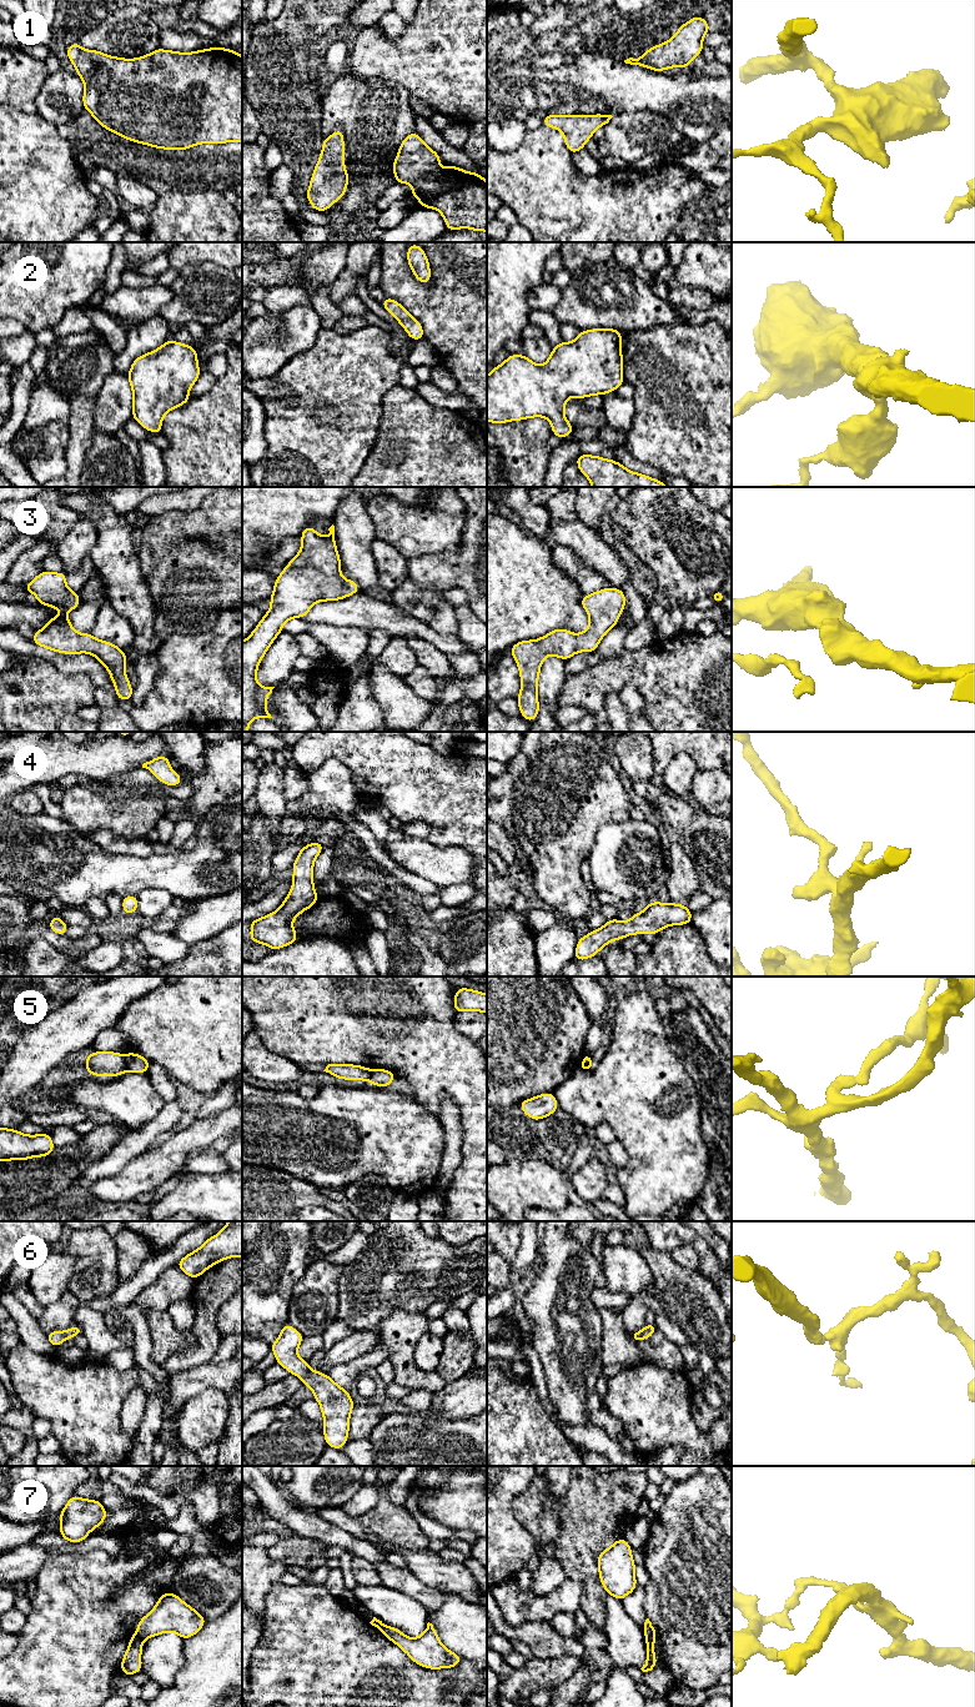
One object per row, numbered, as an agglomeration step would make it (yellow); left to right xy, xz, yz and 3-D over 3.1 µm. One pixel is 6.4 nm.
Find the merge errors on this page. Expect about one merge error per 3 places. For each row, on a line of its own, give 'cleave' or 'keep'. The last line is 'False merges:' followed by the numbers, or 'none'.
1: keep
2: keep
3: keep
4: keep
5: cleave
6: keep
7: cleave
False merges: 5, 7

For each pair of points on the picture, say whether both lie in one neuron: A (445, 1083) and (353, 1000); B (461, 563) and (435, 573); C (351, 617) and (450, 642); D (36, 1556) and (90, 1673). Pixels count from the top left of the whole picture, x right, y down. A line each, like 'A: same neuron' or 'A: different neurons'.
A: same neuron
B: same neuron
C: same neuron
D: different neurons

